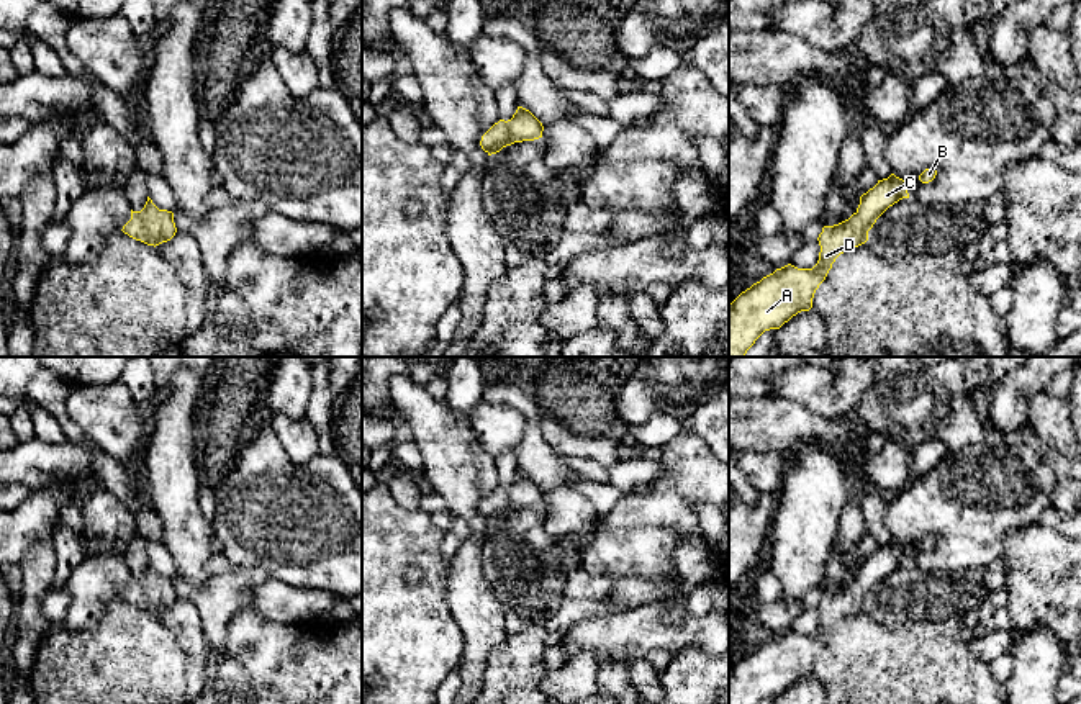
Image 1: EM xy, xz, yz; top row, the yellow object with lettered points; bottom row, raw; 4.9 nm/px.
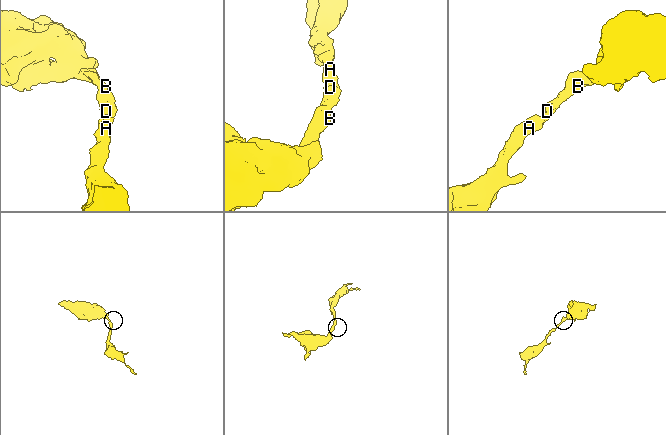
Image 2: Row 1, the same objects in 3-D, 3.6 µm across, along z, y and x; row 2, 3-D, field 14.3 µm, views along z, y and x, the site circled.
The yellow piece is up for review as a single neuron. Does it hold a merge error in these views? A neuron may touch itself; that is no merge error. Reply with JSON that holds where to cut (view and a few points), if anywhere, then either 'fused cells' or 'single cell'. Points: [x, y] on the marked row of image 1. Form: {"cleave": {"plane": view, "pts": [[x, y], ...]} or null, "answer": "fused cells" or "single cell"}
{"cleave": null, "answer": "single cell"}

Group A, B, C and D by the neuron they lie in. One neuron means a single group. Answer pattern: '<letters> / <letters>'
A B C D

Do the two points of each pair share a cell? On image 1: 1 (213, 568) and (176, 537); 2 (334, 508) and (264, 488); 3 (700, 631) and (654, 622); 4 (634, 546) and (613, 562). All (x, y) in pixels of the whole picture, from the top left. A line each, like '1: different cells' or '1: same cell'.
1: different cells
2: same cell
3: same cell
4: same cell

